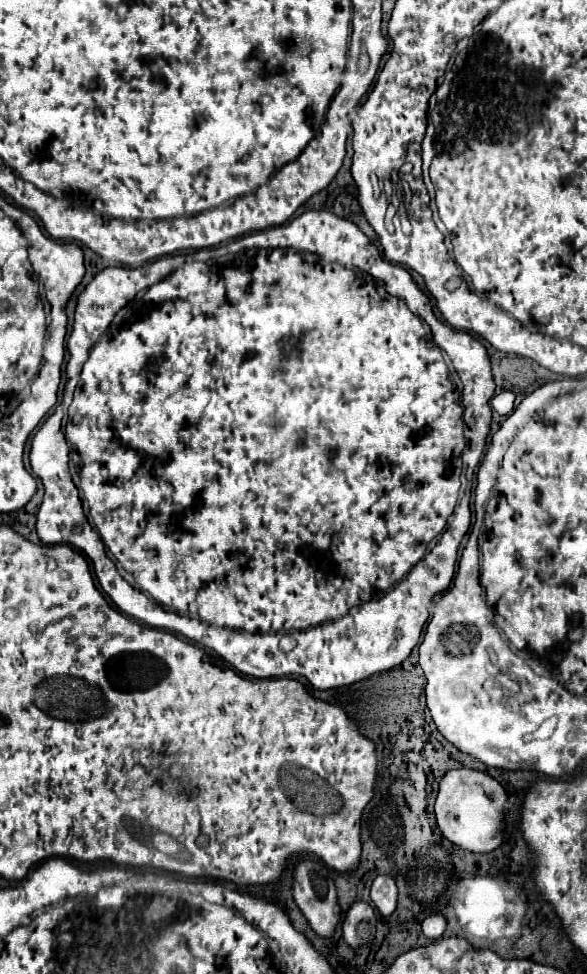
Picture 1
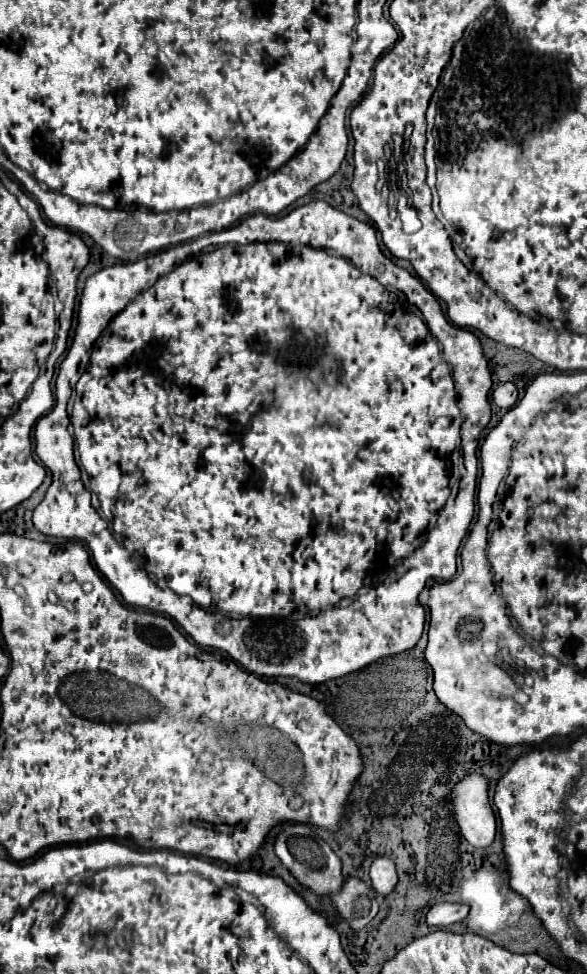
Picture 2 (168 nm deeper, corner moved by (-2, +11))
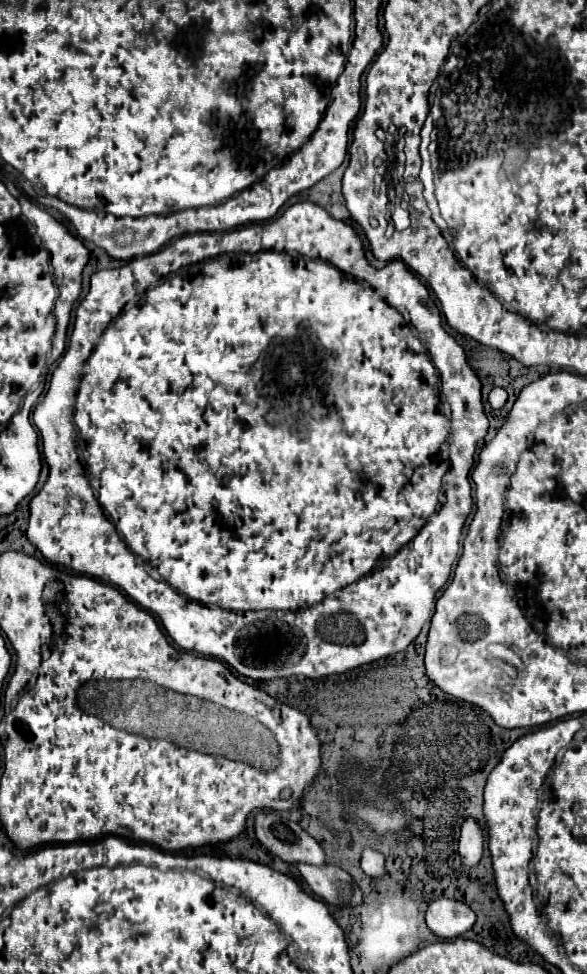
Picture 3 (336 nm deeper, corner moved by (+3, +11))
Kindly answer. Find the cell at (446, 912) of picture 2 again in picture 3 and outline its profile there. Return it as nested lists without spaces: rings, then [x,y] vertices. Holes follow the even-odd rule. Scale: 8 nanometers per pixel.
[[[438,898],[426,910],[428,928],[442,940],[452,940],[472,930],[476,914],[460,900]]]

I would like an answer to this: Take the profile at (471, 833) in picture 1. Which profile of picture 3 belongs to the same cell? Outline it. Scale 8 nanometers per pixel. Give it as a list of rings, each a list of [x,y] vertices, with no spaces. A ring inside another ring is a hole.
[[[474,818],[466,820],[462,826],[458,854],[462,858],[462,864],[468,868],[476,866],[482,858],[482,830],[478,828],[478,822]]]

